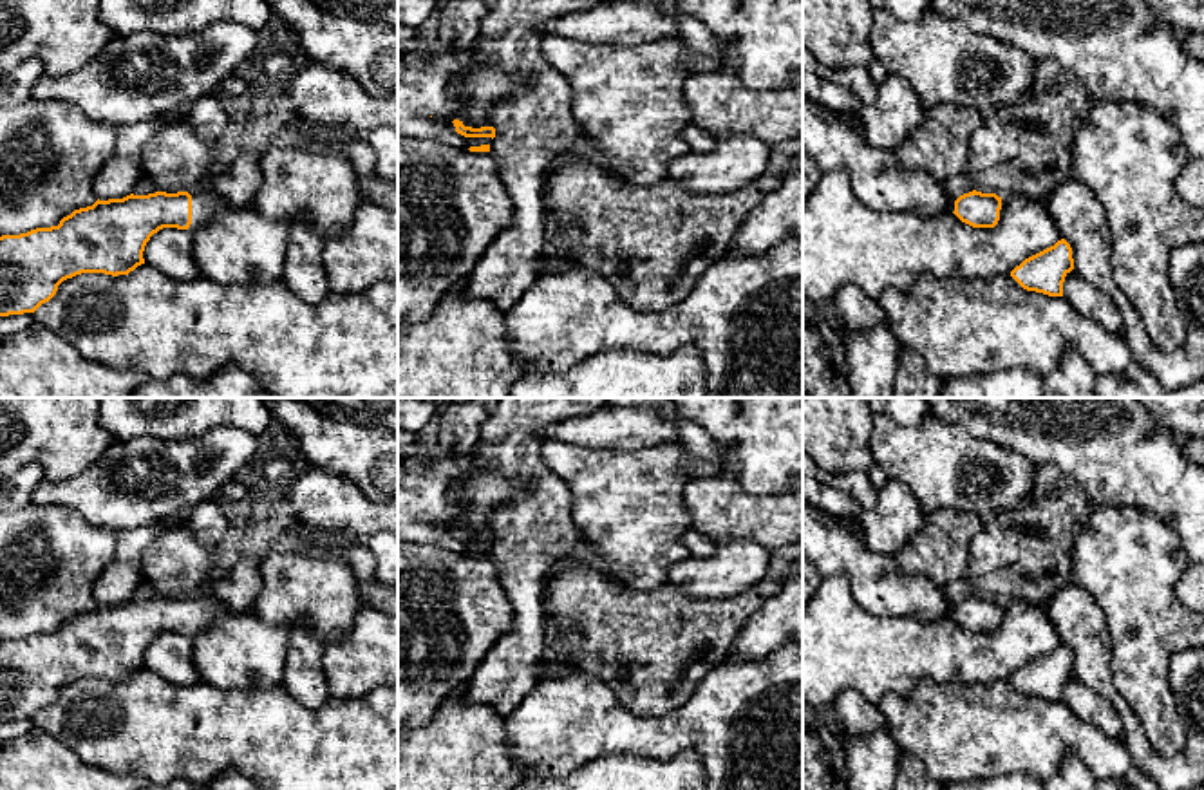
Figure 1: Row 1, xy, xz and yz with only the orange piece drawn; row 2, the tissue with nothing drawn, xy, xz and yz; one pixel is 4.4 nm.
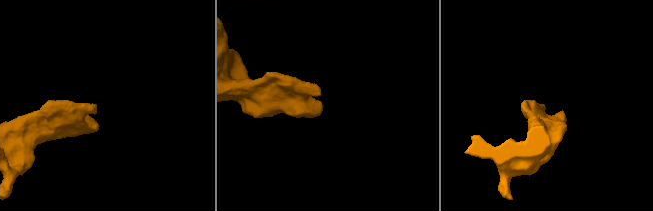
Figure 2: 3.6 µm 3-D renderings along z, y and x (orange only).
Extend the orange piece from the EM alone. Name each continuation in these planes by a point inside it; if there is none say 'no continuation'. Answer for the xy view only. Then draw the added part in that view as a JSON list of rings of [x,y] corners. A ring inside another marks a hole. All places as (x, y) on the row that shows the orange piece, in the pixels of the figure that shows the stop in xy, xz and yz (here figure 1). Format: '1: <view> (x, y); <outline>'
1: xy (205, 203); [[[204,186],[188,190],[188,193],[192,195],[192,224],[188,231],[193,231],[206,224],[224,206],[224,197]]]

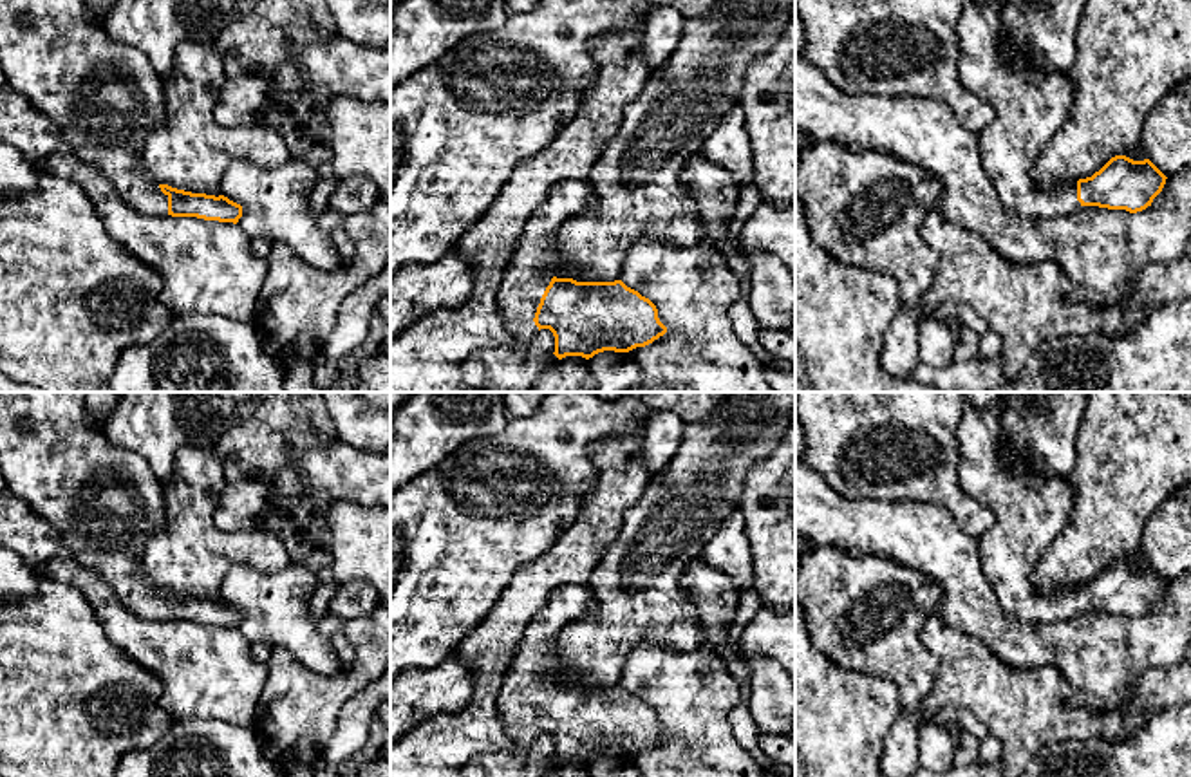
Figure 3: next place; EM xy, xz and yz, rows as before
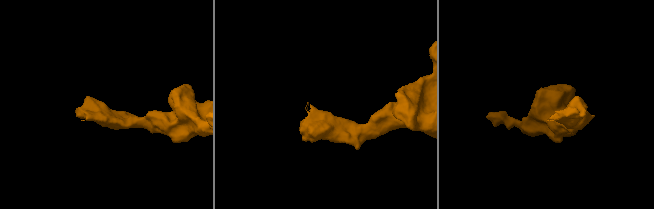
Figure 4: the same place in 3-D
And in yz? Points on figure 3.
1: yz (1031, 105); [[[990,0],[987,5],[965,2],[958,25],[960,78],[994,110],[992,123],[980,134],[981,163],[1005,206],[1028,217],[1068,217],[1081,208],[1077,181],[1068,179],[1043,190],[1032,177],[1032,170],[1070,116],[1074,83],[1068,70],[1045,72],[1036,67],[1027,45],[1021,45],[1018,56],[1008,63],[999,58],[1001,5],[1003,0]]]

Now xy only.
1: xy (105, 96); [[[0,0],[0,69],[11,89],[51,117],[69,150],[94,164],[128,206],[148,217],[168,215],[168,195],[143,164],[146,134],[163,123],[163,78],[143,52],[108,36],[87,0]]]

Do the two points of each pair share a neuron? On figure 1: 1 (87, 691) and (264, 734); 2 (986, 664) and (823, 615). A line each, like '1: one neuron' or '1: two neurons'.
1: one neuron
2: one neuron

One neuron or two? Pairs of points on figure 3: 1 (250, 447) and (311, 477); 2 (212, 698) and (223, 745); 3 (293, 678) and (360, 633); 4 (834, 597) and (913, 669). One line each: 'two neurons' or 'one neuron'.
1: two neurons
2: two neurons
3: one neuron
4: one neuron

